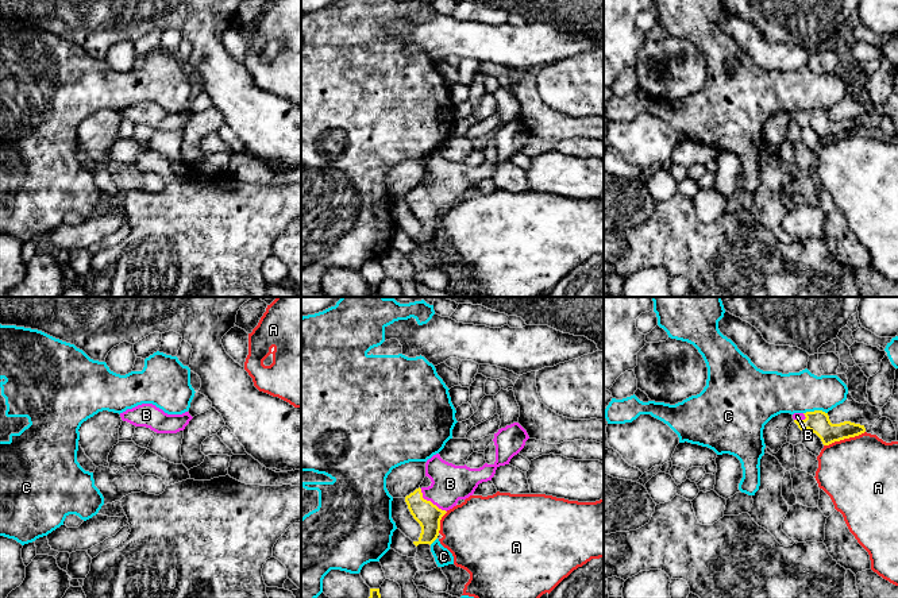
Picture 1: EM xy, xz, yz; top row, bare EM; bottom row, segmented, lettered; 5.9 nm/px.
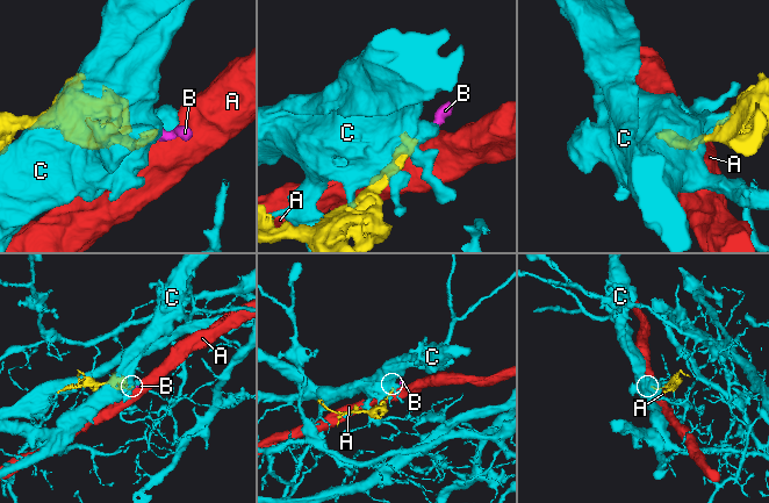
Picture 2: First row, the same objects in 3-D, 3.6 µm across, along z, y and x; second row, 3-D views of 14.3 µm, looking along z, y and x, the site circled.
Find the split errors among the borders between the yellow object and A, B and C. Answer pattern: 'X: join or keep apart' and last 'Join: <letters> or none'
A: keep apart
B: join
C: keep apart
Join: B

